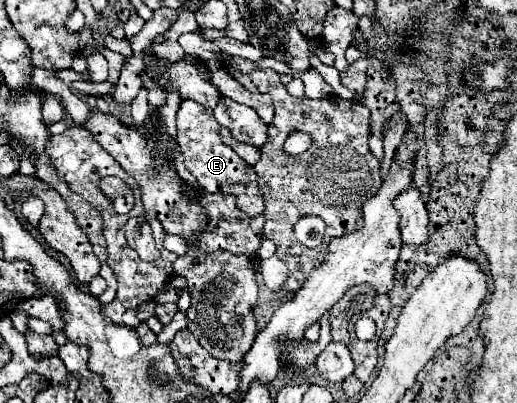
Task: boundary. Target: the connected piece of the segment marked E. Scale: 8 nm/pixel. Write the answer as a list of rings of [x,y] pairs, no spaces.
[[[181,100],[181,106],[177,110],[177,144],[185,158],[185,168],[197,178],[205,192],[221,192],[235,196],[239,210],[253,218],[265,210],[263,196],[257,184],[257,174],[253,166],[249,166],[231,146],[223,144],[219,130],[221,126],[215,122],[211,110],[203,108],[193,100]]]

